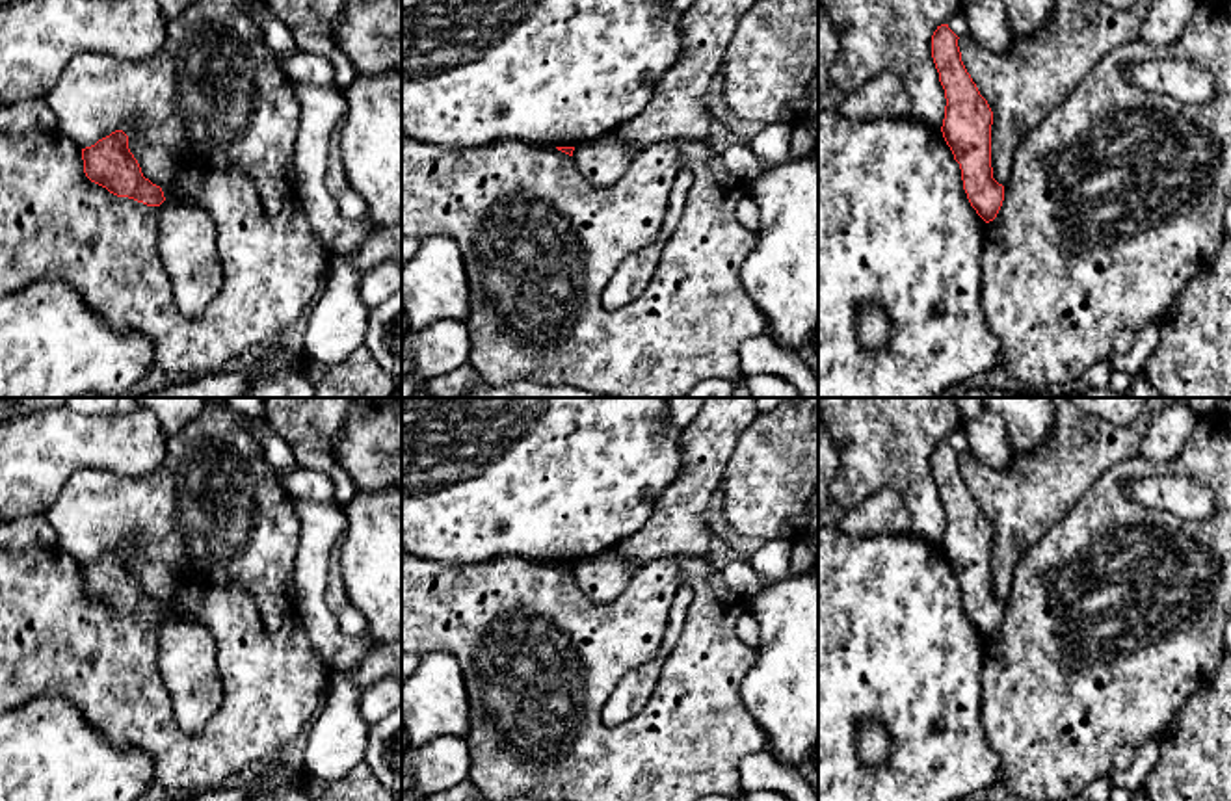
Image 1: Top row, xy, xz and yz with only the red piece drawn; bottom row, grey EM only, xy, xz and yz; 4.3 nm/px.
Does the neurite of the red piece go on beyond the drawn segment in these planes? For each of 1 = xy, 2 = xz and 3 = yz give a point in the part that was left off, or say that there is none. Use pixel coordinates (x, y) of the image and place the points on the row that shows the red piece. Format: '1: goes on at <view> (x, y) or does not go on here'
1: does not go on here
2: does not go on here
3: does not go on here

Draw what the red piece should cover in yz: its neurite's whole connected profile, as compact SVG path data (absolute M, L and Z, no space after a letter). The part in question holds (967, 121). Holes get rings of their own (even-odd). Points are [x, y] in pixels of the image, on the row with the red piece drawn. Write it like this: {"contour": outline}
{"contour": "M948 24L937 26L932 35L932 58L946 98L941 132L954 160L960 164L963 190L971 206L986 223L989 223L997 217L1004 201L1004 186L993 178L991 167L993 112L961 61L958 39L960 37L948 28Z"}

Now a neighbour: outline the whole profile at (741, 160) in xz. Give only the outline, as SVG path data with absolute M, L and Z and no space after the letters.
M748 141L731 145L723 154L725 167L738 178L753 182L768 167L748 145Z

